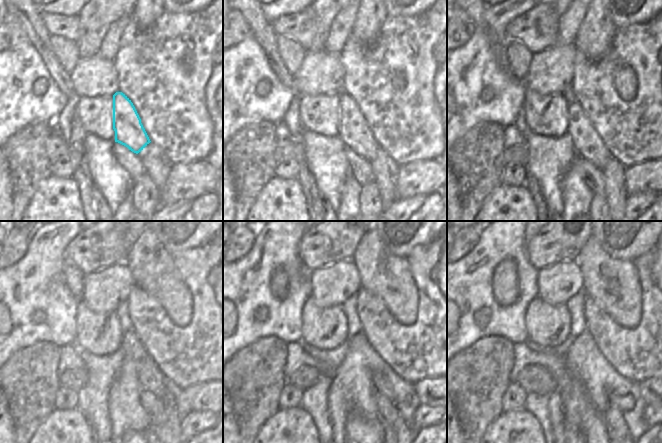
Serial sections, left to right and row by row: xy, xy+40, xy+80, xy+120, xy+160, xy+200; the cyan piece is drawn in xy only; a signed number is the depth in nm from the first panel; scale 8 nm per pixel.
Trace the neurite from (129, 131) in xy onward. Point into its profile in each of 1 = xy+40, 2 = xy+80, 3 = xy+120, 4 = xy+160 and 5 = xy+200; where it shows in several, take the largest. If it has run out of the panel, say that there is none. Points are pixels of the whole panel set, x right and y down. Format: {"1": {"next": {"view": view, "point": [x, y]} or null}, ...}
{"1": {"next": {"view": "xy+40", "point": [353, 129]}}, "2": {"next": {"view": "xy+80", "point": [588, 144]}}, "3": {"next": {"view": "xy+120", "point": [150, 377]}}, "4": {"next": {"view": "xy+160", "point": [380, 382]}}, "5": {"next": {"view": "xy+200", "point": [624, 403]}}}

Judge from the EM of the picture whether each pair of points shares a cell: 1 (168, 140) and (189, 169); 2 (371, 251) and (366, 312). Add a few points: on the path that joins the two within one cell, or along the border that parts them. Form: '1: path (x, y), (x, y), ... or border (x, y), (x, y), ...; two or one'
1: border (204, 159), (173, 164); two
2: border (361, 287), (375, 294), (386, 306); two

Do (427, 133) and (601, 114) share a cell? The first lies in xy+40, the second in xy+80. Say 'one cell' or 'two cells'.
one cell

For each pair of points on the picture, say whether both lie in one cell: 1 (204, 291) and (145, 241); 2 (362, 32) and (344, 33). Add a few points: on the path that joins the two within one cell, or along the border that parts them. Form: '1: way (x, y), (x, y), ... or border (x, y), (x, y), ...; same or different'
1: border (171, 255), (178, 276), (188, 287); different
2: border (357, 10), (357, 18), (350, 35); different

